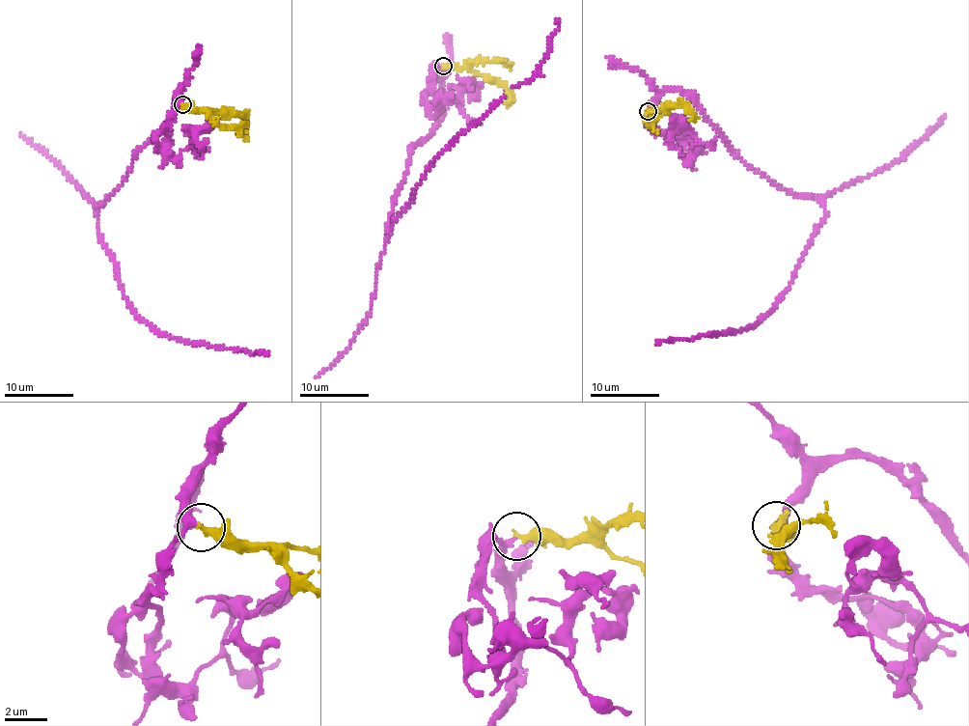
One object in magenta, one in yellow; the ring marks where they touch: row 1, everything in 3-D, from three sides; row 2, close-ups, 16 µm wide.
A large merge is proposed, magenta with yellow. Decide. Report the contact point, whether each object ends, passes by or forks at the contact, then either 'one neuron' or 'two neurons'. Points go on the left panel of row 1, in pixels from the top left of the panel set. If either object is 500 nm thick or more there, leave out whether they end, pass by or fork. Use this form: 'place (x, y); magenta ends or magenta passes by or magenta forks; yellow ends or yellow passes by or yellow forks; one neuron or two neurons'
place (182, 104); magenta passes by; yellow ends; one neuron

